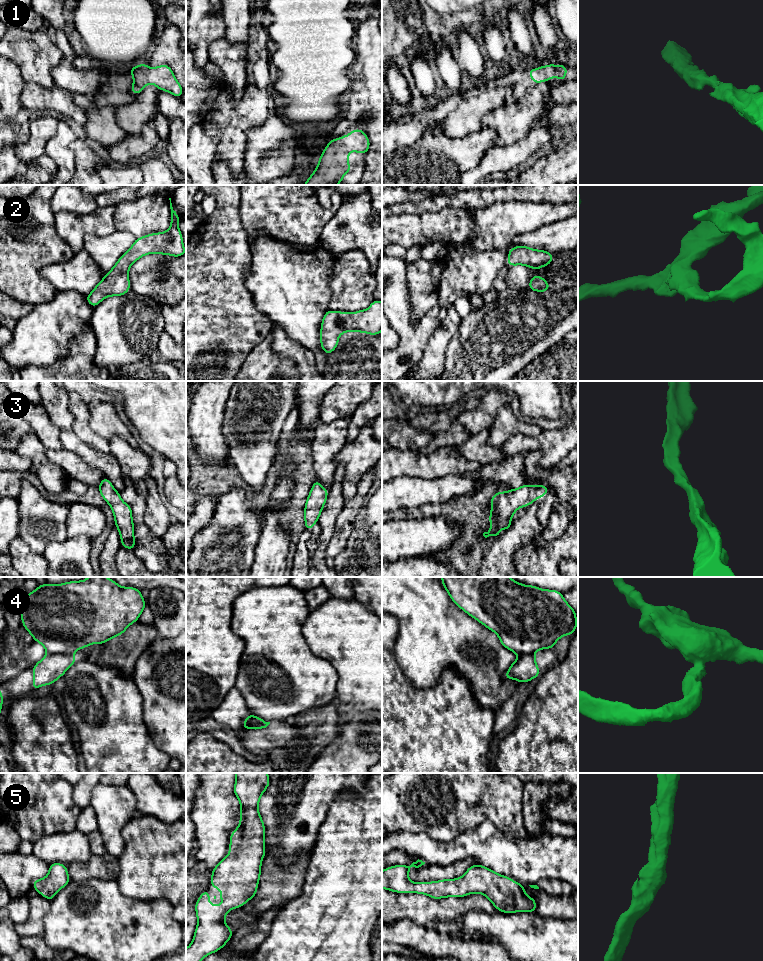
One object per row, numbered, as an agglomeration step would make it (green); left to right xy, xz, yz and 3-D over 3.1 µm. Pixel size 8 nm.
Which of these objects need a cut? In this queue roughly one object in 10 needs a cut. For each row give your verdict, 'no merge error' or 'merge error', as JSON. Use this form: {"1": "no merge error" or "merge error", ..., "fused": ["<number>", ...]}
{"1": "no merge error", "2": "no merge error", "3": "no merge error", "4": "merge error", "5": "no merge error", "fused": ["4"]}

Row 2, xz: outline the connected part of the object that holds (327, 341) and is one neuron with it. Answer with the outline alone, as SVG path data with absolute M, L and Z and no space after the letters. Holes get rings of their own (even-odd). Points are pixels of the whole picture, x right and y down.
M374 300L365 309L354 313L327 310L320 331L320 343L328 355L338 346L338 337L347 331L363 332L372 336L382 331L382 301Z

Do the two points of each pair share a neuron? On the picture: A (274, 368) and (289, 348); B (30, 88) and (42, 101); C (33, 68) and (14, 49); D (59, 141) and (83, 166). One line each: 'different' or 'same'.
A: different
B: same
C: same
D: different

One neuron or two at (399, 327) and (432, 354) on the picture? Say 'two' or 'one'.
two

